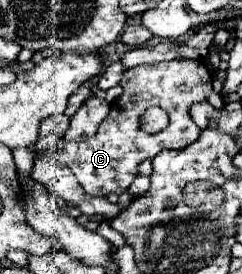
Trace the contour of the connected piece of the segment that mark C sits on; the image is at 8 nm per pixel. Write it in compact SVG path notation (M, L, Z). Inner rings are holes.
M166 61L158 65L140 65L134 69L126 69L122 73L120 87L122 95L112 101L110 113L102 121L98 133L94 137L86 137L86 141L66 141L62 149L54 153L56 161L66 165L82 185L84 193L106 197L108 193L124 193L138 173L138 163L144 159L154 159L162 149L182 149L196 141L200 129L194 125L190 117L190 105L198 101L208 101L208 95L214 91L212 87L214 73L208 63L202 61ZM160 107L168 113L168 127L158 133L146 133L140 127L140 117L146 109Z

